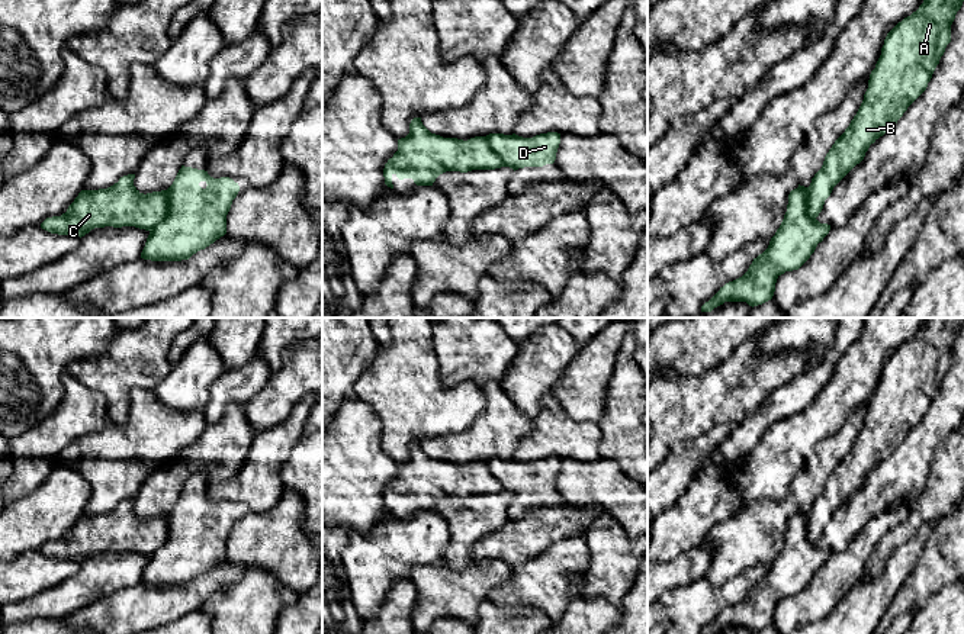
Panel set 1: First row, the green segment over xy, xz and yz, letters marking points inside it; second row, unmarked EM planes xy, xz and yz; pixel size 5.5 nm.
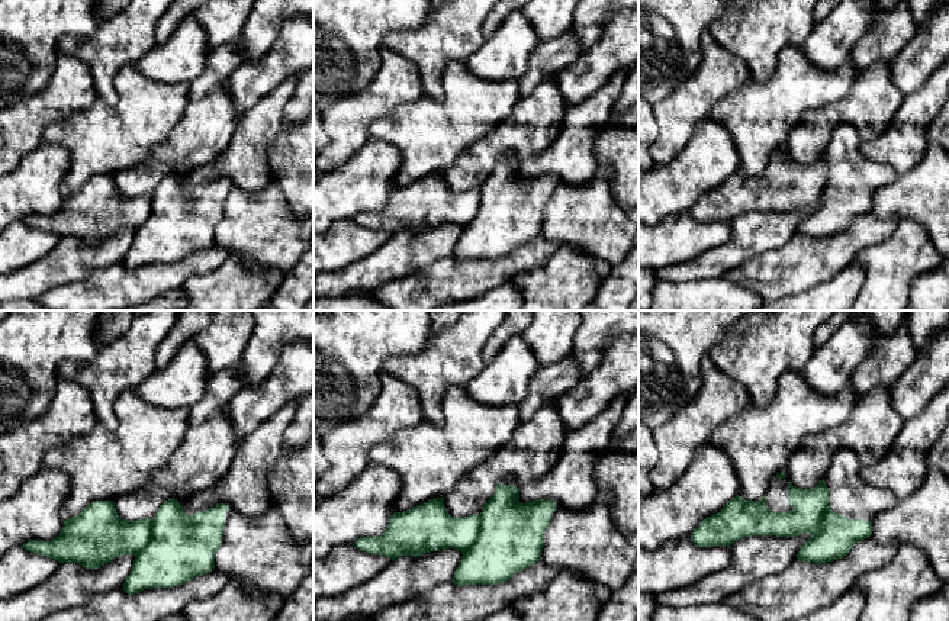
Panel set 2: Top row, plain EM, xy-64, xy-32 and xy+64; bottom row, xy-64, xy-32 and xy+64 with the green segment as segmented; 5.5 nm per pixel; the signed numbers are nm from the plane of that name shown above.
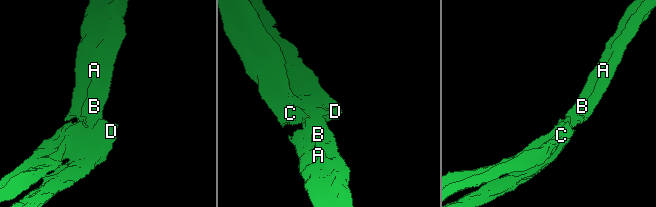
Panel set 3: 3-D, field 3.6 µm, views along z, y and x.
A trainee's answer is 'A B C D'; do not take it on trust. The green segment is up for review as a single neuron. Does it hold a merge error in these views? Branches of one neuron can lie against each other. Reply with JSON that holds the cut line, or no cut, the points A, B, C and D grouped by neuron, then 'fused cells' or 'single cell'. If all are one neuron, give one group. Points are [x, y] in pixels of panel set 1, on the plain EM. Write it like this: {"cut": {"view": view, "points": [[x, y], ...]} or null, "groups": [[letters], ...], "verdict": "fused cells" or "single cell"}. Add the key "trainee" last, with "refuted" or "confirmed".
{"cut": {"view": "xy", "points": [[169, 514], [167, 538], [150, 557]]}, "groups": [["A", "B", "C"], ["D"]], "verdict": "fused cells", "trainee": "refuted"}

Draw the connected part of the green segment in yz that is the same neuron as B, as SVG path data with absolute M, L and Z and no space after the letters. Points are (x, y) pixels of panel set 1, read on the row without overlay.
M928 318L919 334L887 358L857 440L807 512L812 543L819 541L833 512L864 485L870 470L926 415L963 326L964 318Z

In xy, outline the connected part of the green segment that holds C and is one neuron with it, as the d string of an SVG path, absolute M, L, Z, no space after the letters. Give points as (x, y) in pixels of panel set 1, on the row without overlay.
M128 499L120 502L118 508L107 514L81 515L65 538L61 541L46 543L41 548L41 553L51 559L80 563L94 553L105 551L135 551L151 557L167 540L168 514L144 519L134 511L134 503L135 499Z

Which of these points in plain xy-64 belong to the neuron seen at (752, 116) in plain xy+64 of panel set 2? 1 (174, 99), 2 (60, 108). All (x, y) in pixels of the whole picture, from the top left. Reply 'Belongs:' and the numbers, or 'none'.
Belongs: 1

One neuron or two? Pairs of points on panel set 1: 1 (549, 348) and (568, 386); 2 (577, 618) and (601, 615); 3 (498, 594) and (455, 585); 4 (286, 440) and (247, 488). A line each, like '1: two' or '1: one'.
1: two
2: one
3: two
4: one

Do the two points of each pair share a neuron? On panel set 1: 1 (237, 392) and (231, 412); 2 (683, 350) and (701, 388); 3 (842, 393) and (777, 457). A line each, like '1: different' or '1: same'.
1: different
2: different
3: same

